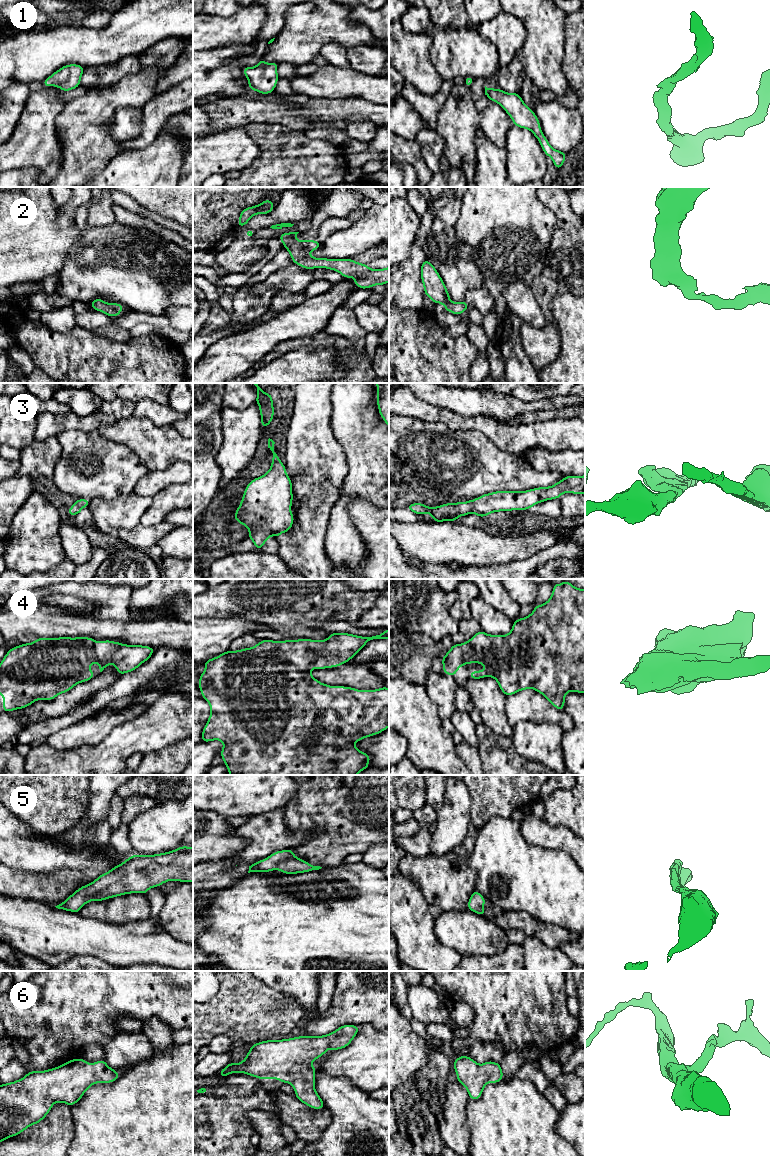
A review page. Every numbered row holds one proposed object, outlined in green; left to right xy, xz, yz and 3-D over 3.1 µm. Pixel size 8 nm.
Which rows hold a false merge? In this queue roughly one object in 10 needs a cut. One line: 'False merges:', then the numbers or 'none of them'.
False merges: none of them

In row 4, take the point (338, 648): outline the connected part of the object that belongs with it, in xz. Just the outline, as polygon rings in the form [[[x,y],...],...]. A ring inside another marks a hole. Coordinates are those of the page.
[[[389,629],[372,637],[330,633],[326,640],[276,642],[265,639],[253,647],[228,650],[205,661],[198,686],[201,696],[210,705],[211,714],[202,730],[201,741],[223,742],[220,755],[230,775],[357,775],[368,768],[371,757],[353,744],[389,727],[389,688],[357,690],[330,686],[315,679],[311,670],[348,663],[373,639],[389,639]]]

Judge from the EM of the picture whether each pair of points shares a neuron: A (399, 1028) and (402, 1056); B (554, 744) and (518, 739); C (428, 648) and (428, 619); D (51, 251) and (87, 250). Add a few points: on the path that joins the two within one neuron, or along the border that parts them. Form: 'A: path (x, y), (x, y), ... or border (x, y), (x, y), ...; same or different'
A: path (399, 1035), (399, 1049); same
B: path (545, 744), (527, 739); same
C: border (408, 632), (421, 632), (428, 635), (436, 643); different
D: border (84, 231), (82, 236), (70, 248), (61, 272); different

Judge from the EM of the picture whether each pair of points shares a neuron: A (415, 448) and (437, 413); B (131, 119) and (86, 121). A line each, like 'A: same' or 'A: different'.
A: different
B: different

